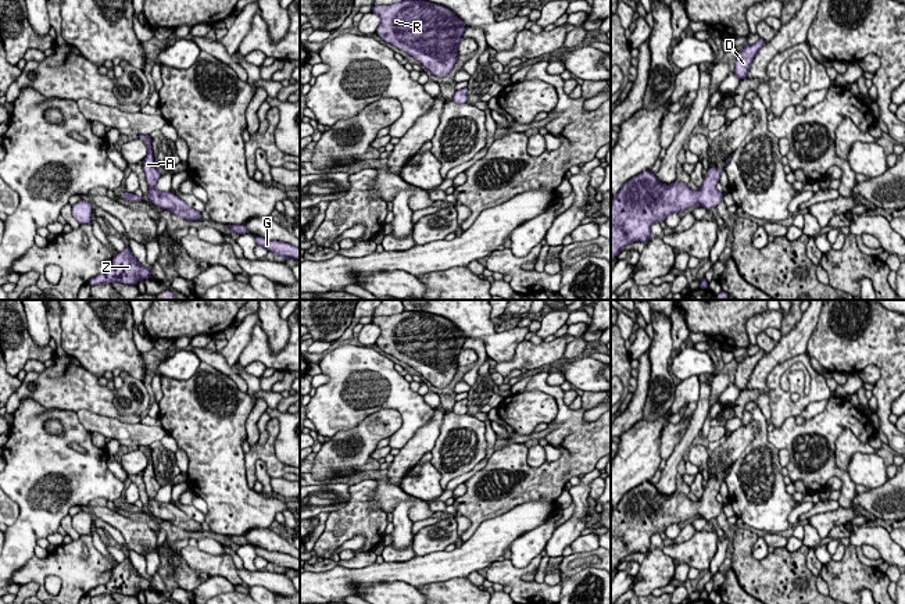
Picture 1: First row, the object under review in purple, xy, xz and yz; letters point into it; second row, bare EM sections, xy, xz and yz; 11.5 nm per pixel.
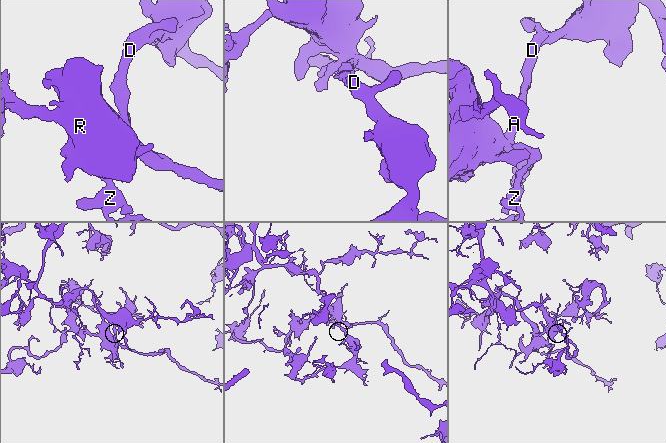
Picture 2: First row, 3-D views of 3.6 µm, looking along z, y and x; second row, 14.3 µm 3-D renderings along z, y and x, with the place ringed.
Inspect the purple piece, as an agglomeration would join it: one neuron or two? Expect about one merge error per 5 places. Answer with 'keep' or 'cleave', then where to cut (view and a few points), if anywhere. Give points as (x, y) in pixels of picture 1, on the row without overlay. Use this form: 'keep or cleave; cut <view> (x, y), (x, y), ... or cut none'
keep; cut none

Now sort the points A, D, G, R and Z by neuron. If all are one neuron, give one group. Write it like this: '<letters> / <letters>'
A D G R Z

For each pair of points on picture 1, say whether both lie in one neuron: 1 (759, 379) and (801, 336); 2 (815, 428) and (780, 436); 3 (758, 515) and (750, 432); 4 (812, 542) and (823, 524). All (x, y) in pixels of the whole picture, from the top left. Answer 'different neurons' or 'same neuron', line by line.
1: same neuron
2: same neuron
3: different neurons
4: different neurons

